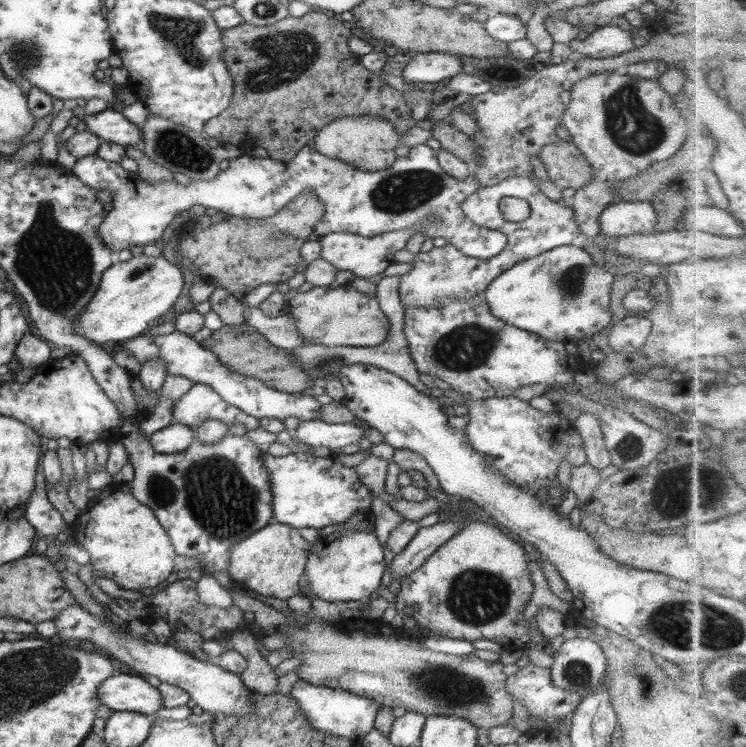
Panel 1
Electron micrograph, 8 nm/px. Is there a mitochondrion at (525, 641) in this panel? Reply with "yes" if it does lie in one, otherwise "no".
no

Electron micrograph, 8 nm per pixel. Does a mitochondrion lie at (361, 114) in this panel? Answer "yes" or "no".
no

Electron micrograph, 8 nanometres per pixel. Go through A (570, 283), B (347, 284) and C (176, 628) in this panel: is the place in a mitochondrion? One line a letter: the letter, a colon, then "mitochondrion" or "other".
A: mitochondrion
B: other
C: other

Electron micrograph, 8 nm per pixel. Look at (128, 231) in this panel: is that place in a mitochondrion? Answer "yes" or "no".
no

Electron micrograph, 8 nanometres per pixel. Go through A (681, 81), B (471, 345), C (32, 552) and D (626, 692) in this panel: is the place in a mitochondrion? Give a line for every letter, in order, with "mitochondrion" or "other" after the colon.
A: other
B: mitochondrion
C: other
D: other

